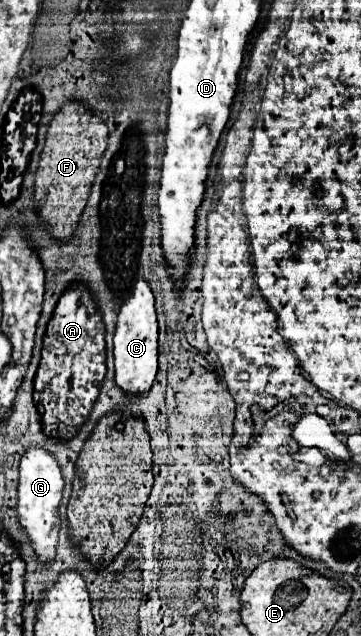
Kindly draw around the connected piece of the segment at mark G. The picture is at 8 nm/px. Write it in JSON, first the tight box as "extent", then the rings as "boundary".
{"extent":[17,445,63,561],"boundary":[[[31,445],[19,465],[19,503],[17,503],[17,515],[19,523],[25,527],[27,535],[31,537],[33,549],[41,561],[53,561],[55,559],[55,545],[57,545],[57,533],[61,527],[59,519],[59,503],[63,495],[63,475],[61,467],[53,453],[49,453],[45,447]]]}

